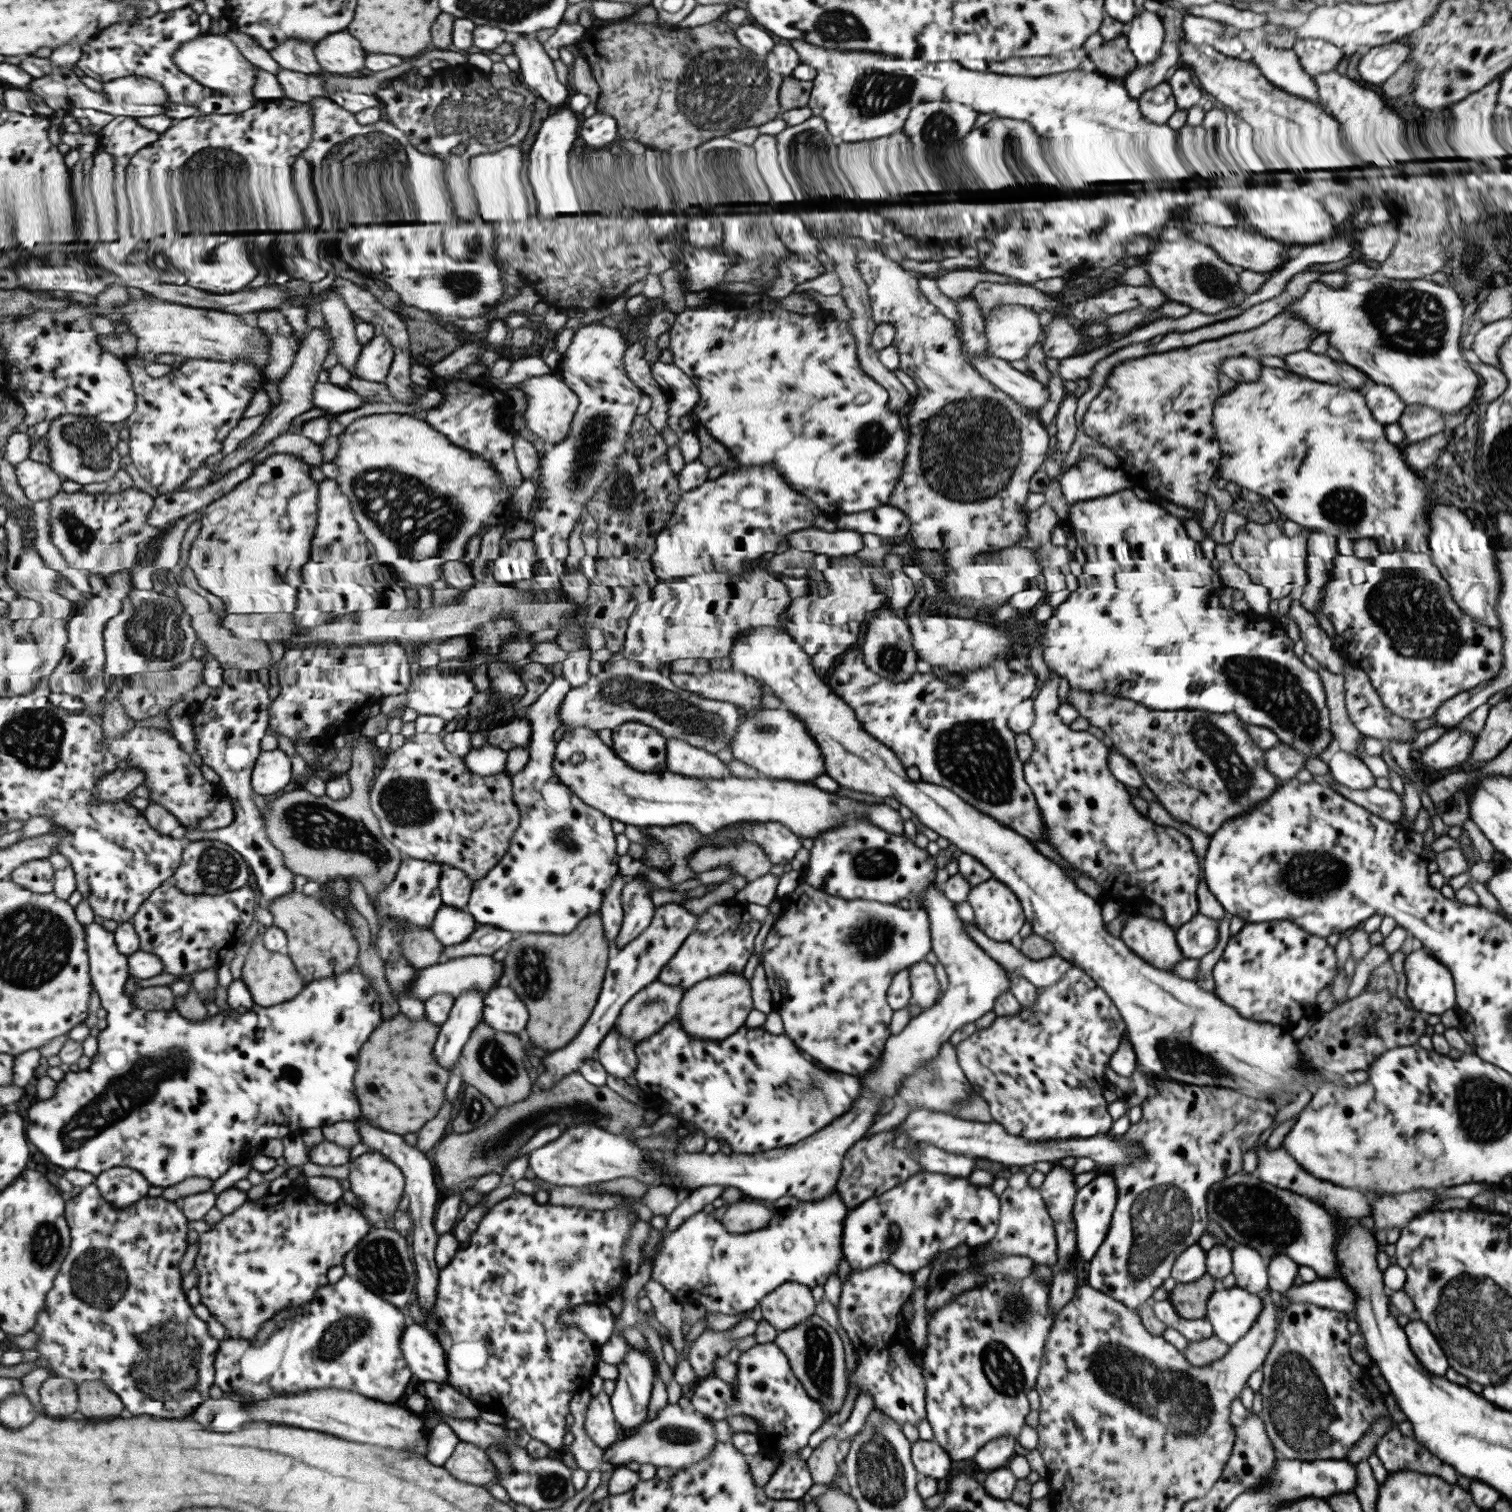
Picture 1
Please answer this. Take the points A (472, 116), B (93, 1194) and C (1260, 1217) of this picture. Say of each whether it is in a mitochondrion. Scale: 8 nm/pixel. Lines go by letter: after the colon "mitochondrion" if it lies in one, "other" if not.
A: mitochondrion
B: other
C: mitochondrion

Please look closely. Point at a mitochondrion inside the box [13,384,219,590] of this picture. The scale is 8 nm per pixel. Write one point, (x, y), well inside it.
(92, 443)

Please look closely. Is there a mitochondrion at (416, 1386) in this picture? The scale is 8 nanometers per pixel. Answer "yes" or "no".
no

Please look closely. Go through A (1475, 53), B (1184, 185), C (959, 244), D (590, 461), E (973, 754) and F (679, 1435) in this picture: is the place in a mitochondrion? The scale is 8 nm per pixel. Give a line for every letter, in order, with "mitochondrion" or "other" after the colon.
A: other
B: other
C: other
D: mitochondrion
E: mitochondrion
F: mitochondrion

